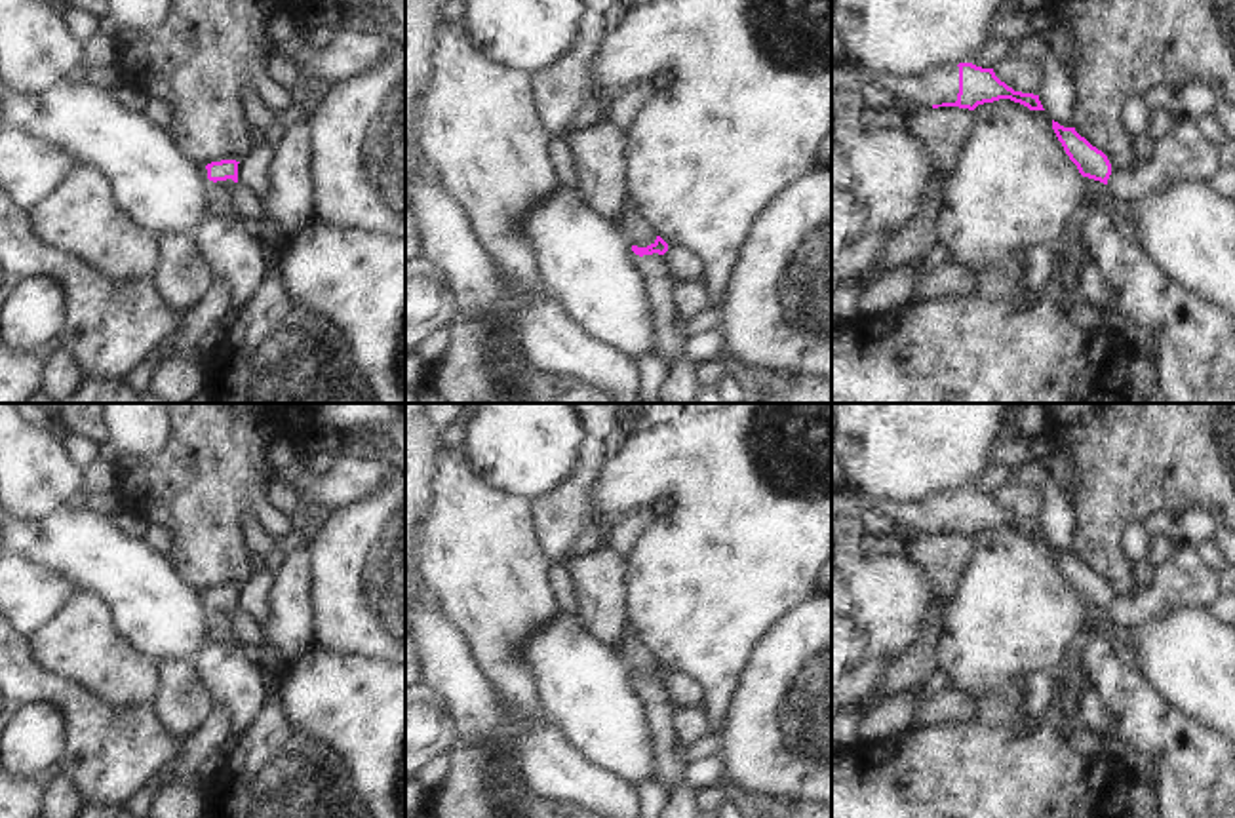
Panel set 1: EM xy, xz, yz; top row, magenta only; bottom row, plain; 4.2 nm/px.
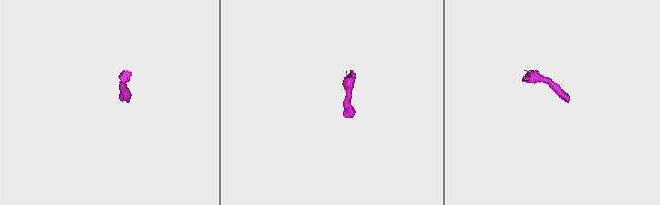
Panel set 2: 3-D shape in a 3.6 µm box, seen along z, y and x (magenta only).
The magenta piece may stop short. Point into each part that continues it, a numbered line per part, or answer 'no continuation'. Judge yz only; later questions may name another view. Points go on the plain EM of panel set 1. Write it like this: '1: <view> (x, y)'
1: yz (1184, 581)

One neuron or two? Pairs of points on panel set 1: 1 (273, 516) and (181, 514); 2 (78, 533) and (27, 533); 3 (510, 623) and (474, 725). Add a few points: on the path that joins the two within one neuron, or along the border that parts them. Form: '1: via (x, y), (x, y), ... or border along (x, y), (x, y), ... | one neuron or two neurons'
1: via (250, 505), (204, 505) | one neuron
2: via (65, 541), (40, 541) | one neuron
3: border along (469, 643), (480, 672), (518, 718) | two neurons

